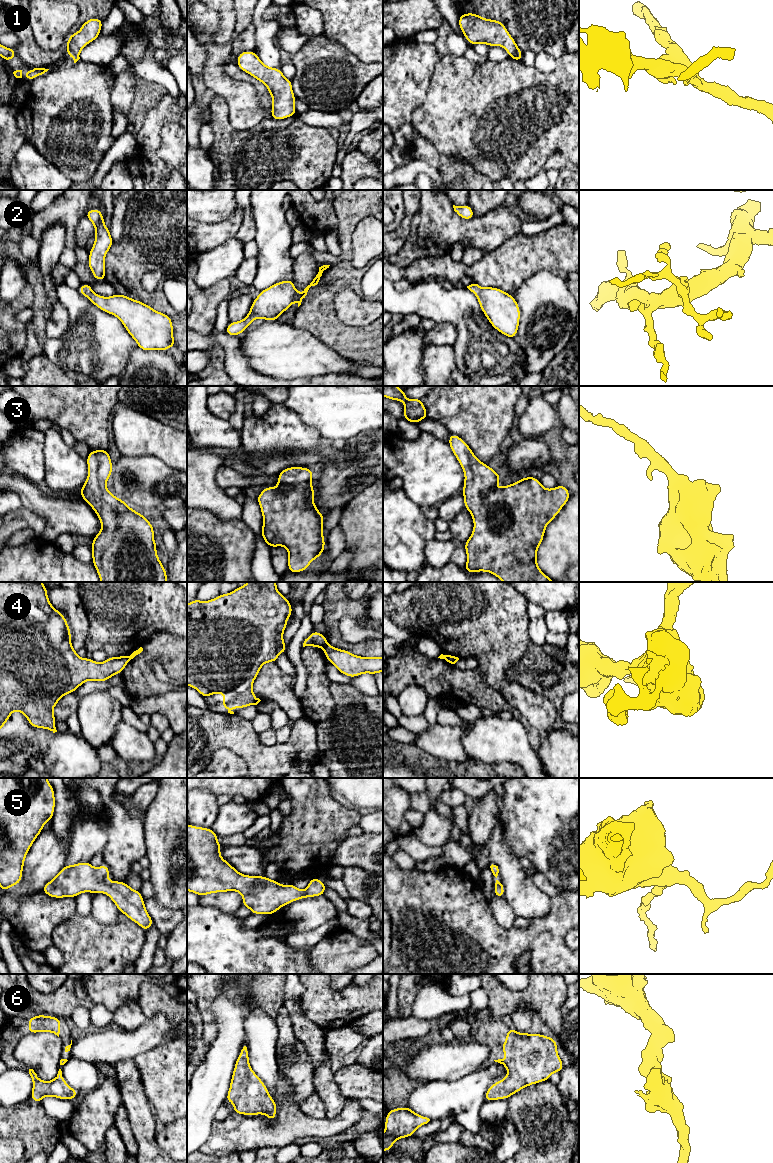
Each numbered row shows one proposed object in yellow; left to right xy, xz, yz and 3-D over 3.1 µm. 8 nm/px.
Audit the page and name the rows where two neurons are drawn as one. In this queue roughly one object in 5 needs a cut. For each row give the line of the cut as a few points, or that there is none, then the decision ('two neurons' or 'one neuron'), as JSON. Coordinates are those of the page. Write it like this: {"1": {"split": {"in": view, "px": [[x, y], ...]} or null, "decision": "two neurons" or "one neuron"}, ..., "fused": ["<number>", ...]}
{"1": {"split": null, "decision": "one neuron"}, "2": {"split": null, "decision": "one neuron"}, "3": {"split": null, "decision": "one neuron"}, "4": {"split": {"in": "xz", "px": [[326, 643], [322, 647]]}, "decision": "two neurons"}, "5": {"split": null, "decision": "one neuron"}, "6": {"split": null, "decision": "one neuron"}, "fused": ["4"]}

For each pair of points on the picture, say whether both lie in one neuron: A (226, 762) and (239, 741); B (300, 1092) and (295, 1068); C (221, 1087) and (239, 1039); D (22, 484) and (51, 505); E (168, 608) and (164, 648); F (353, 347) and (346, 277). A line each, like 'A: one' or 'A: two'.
A: two
B: one
C: one
D: one
E: two
F: one

